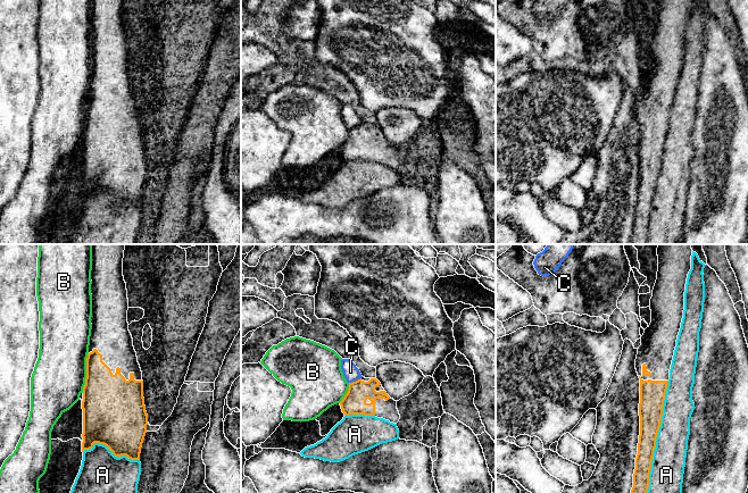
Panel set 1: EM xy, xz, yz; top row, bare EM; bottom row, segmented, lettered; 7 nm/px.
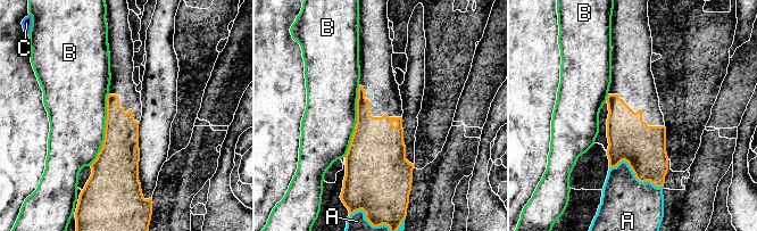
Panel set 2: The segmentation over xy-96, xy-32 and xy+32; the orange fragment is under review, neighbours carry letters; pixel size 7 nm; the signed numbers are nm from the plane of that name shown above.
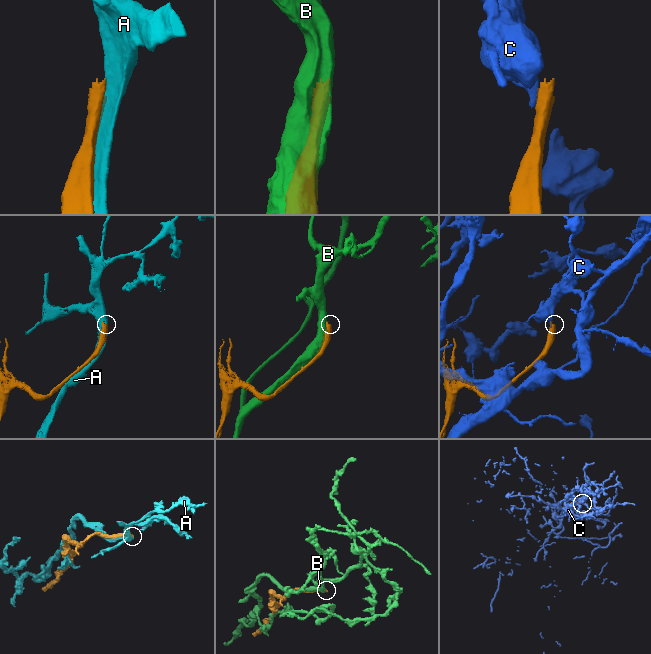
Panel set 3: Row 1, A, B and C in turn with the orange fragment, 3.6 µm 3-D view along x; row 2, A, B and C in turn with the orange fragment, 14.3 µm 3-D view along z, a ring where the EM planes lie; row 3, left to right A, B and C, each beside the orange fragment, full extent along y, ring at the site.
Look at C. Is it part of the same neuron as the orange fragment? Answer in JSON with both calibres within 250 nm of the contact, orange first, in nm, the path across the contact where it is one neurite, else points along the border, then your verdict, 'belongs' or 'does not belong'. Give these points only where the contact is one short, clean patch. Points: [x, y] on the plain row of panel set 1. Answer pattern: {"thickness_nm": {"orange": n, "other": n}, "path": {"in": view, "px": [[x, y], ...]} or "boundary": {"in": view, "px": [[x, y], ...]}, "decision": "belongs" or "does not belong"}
{"thickness_nm": {"orange": 160, "other": 110}, "boundary": {"in": "xz", "px": [[360, 123], [349, 128]]}, "decision": "does not belong"}

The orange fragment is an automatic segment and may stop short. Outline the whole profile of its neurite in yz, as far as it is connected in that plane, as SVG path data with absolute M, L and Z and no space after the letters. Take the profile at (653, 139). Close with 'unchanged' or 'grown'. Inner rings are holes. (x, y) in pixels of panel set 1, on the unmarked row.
M692 0L657 1L657 25L650 44L651 68L641 82L641 91L638 94L635 105L635 115L640 124L640 181L631 244L647 244L649 219L654 195L656 193L656 184L662 168L663 151L670 125L670 115L683 64L685 30L688 19L691 15Z; grown

